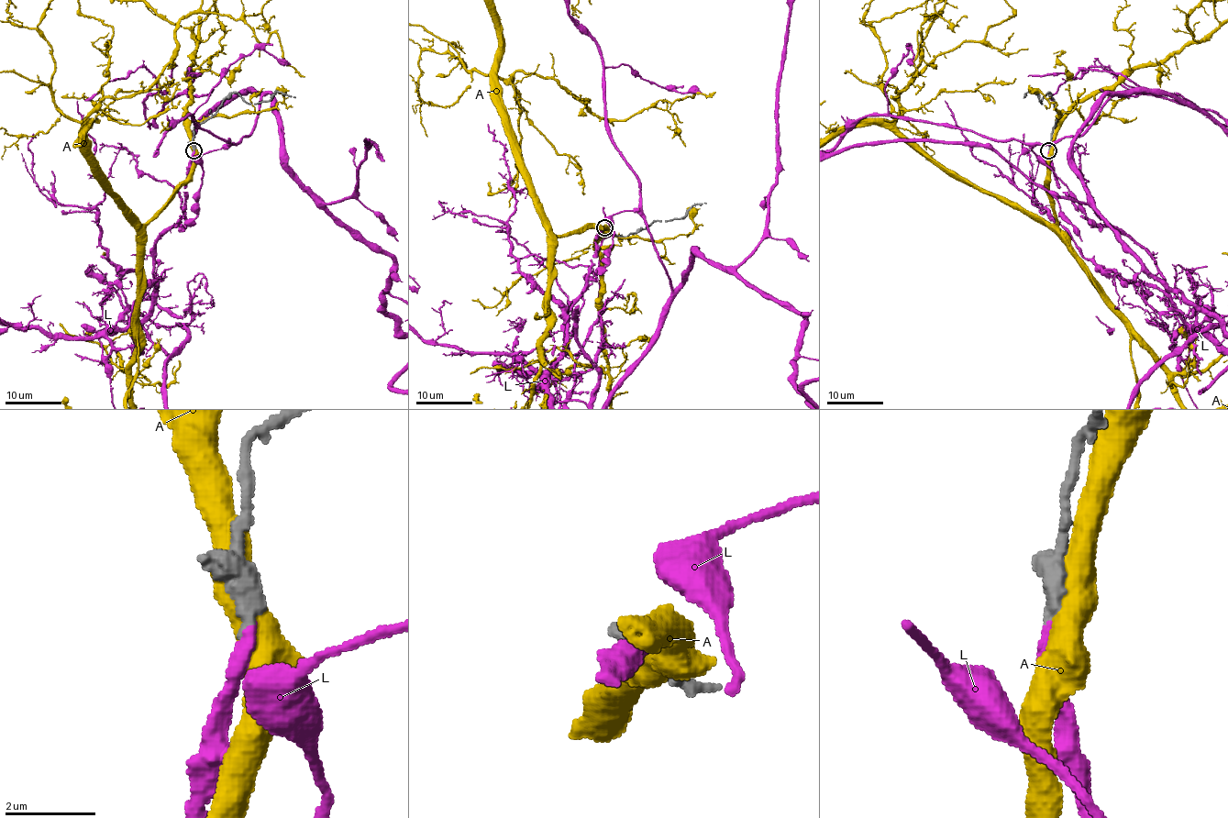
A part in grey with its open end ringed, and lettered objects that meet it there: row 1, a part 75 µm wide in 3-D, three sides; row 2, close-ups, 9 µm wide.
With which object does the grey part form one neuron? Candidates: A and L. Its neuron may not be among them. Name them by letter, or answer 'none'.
L

